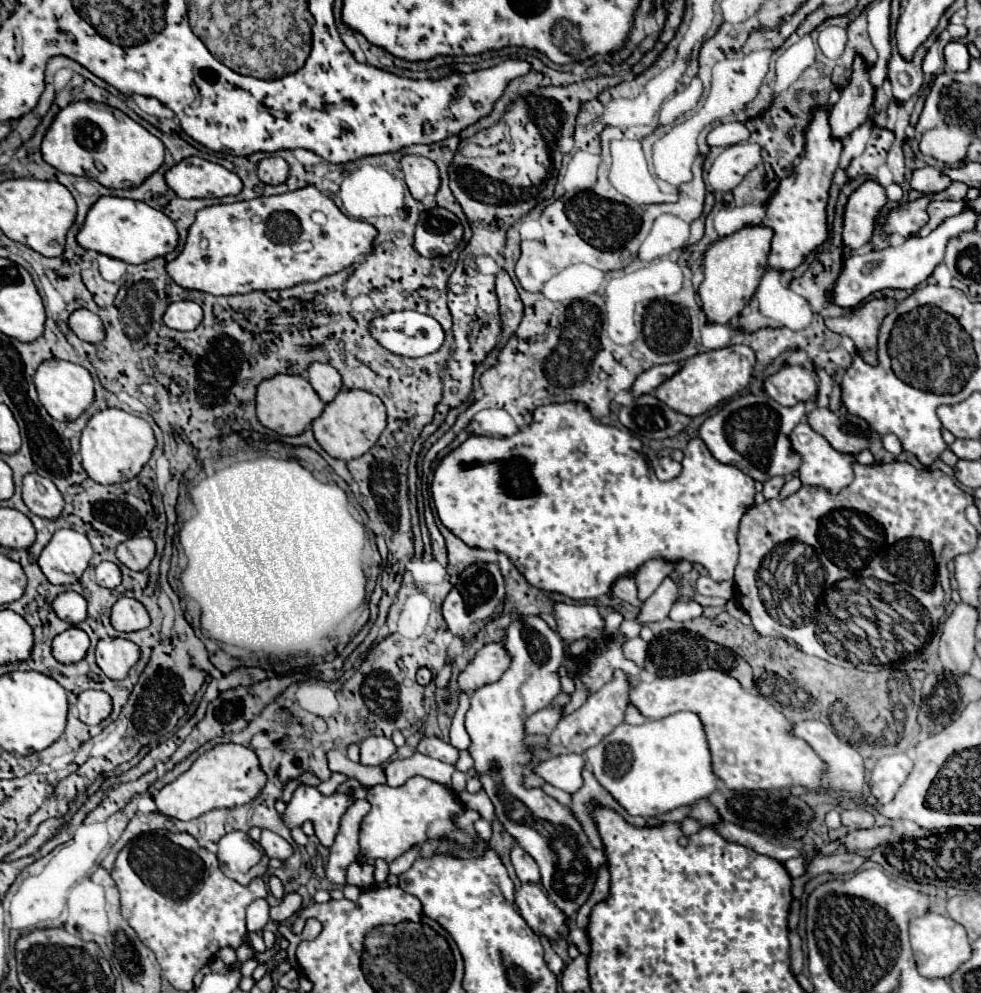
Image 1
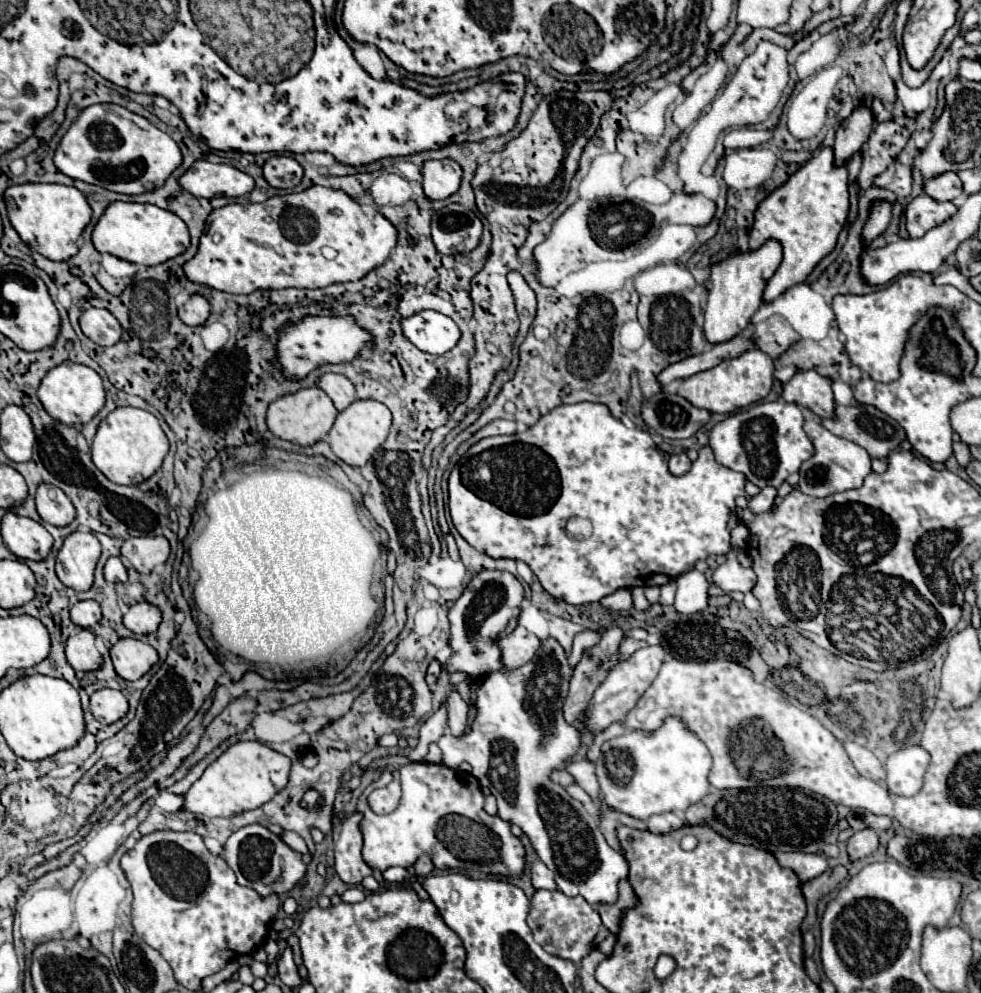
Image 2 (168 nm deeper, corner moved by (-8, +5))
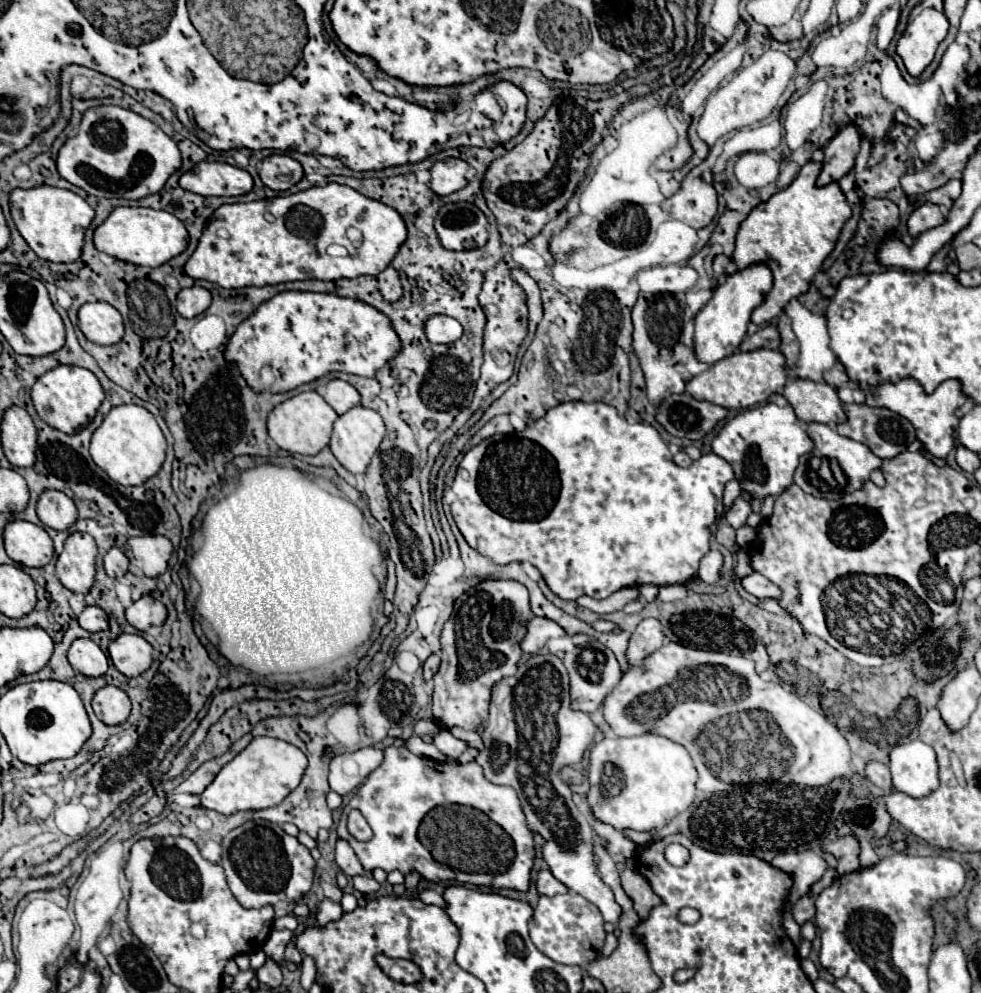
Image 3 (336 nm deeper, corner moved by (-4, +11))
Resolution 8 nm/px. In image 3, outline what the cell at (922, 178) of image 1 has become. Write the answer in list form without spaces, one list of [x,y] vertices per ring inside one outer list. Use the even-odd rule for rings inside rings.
[[[949,180],[945,186],[941,186],[933,192],[927,192],[925,200],[931,204],[937,204],[937,206],[945,206],[949,210],[959,194],[961,194],[961,180]]]

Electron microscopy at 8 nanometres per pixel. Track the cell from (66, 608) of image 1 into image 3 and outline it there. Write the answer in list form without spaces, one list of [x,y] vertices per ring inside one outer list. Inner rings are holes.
[[[87,606],[81,614],[79,614],[79,626],[87,632],[101,632],[101,630],[109,630],[109,620],[105,616],[105,612],[97,606]]]

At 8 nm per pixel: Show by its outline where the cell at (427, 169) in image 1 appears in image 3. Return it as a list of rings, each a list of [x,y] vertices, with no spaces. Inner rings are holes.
[[[447,158],[443,162],[435,162],[431,168],[431,190],[439,196],[447,196],[465,188],[467,170],[469,164],[465,164],[459,158]]]

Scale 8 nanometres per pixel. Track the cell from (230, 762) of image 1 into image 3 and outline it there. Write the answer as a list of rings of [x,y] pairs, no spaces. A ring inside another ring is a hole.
[[[259,736],[253,738],[253,742],[235,756],[229,764],[221,768],[221,772],[215,776],[215,780],[205,788],[201,794],[201,806],[209,810],[217,810],[221,814],[235,814],[241,810],[263,810],[281,804],[293,788],[301,782],[301,776],[307,768],[307,756],[293,744]]]

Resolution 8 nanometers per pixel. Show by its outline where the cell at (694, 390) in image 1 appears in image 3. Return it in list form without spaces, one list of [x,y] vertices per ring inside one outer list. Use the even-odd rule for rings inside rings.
[[[751,350],[751,352],[735,352],[729,358],[709,366],[703,374],[695,376],[687,384],[687,392],[695,400],[707,400],[711,404],[719,404],[725,408],[747,410],[755,404],[765,402],[771,394],[781,394],[787,382],[785,372],[785,356],[777,350]]]

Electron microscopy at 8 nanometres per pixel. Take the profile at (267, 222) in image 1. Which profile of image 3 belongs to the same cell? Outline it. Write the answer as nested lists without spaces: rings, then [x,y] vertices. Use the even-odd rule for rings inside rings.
[[[327,184],[323,188],[313,186],[309,190],[289,194],[289,196],[277,196],[273,200],[257,200],[247,204],[223,204],[217,208],[215,216],[207,222],[203,236],[199,240],[199,246],[195,248],[193,256],[185,264],[185,272],[191,278],[209,280],[213,284],[219,284],[221,288],[245,288],[245,286],[267,286],[267,284],[279,284],[279,282],[291,282],[291,280],[339,280],[339,278],[357,278],[359,276],[375,276],[381,270],[389,266],[389,262],[399,252],[401,244],[407,238],[407,228],[399,212],[383,202],[371,200],[357,190],[341,184]],[[355,226],[363,232],[363,244],[361,248],[355,248],[347,238],[347,228]],[[219,232],[227,232],[229,236],[223,236]],[[341,242],[349,250],[347,258],[333,258],[325,250],[329,244]]]

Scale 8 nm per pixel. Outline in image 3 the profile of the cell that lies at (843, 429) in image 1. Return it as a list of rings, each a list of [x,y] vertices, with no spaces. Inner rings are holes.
[[[845,404],[843,410],[847,414],[847,422],[839,424],[837,432],[841,436],[847,436],[851,440],[857,440],[857,442],[869,446],[871,452],[879,458],[893,458],[893,456],[905,452],[907,446],[915,440],[913,424],[887,408],[871,408],[867,404],[849,404],[849,406]]]

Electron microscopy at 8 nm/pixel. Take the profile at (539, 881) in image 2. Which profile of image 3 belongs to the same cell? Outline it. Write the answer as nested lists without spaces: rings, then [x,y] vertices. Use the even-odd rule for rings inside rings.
[[[541,870],[537,876],[537,890],[543,896],[555,896],[555,894],[565,894],[569,888],[561,884],[549,870]]]

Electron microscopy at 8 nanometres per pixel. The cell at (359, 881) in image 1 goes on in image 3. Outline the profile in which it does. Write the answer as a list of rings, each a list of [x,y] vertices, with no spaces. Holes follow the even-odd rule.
[[[353,876],[353,888],[367,896],[379,890],[379,882],[375,882],[371,876]]]

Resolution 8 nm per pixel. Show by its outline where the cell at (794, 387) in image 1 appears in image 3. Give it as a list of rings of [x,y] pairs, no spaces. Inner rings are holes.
[[[795,378],[785,386],[783,396],[793,406],[795,416],[809,424],[841,424],[845,422],[843,402],[837,396],[837,390],[825,382],[813,382]]]

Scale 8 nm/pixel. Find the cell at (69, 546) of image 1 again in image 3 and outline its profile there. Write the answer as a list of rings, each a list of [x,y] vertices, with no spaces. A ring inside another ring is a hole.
[[[73,532],[65,540],[65,548],[57,558],[59,582],[71,592],[87,594],[97,574],[95,558],[97,558],[97,544],[93,536],[83,532]]]

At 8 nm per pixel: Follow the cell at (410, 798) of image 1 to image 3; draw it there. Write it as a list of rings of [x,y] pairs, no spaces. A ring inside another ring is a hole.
[[[397,746],[385,748],[383,754],[383,764],[373,770],[365,784],[353,794],[343,808],[337,826],[337,836],[349,842],[367,872],[383,868],[385,872],[399,870],[401,874],[409,874],[415,870],[427,882],[491,886],[519,892],[529,890],[535,860],[535,832],[525,824],[525,814],[519,808],[519,798],[513,788],[485,780],[483,768],[477,762],[437,762],[415,756],[407,748]],[[463,804],[471,808],[465,808]],[[351,810],[359,810],[369,822],[373,830],[369,842],[357,842],[347,832],[345,822]],[[427,812],[429,816],[425,816]]]

